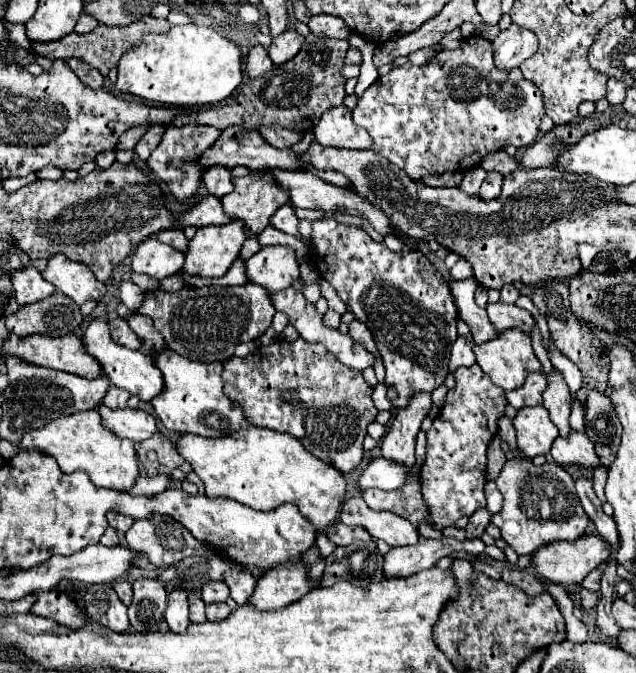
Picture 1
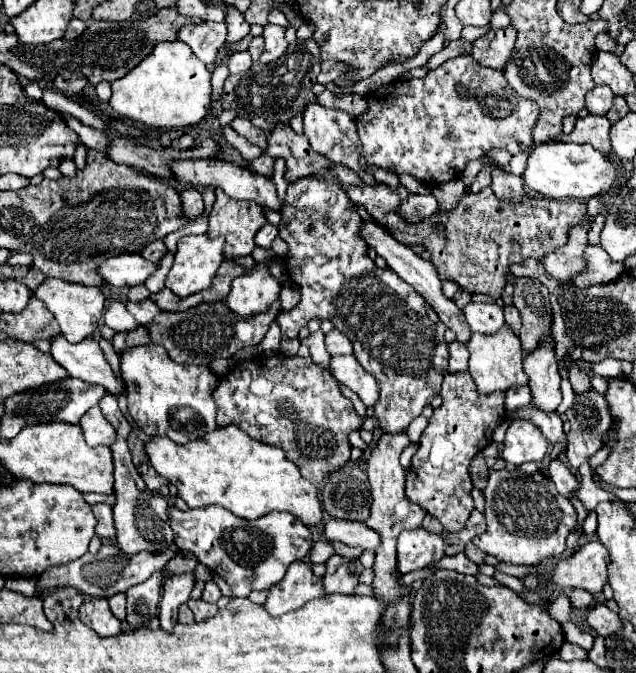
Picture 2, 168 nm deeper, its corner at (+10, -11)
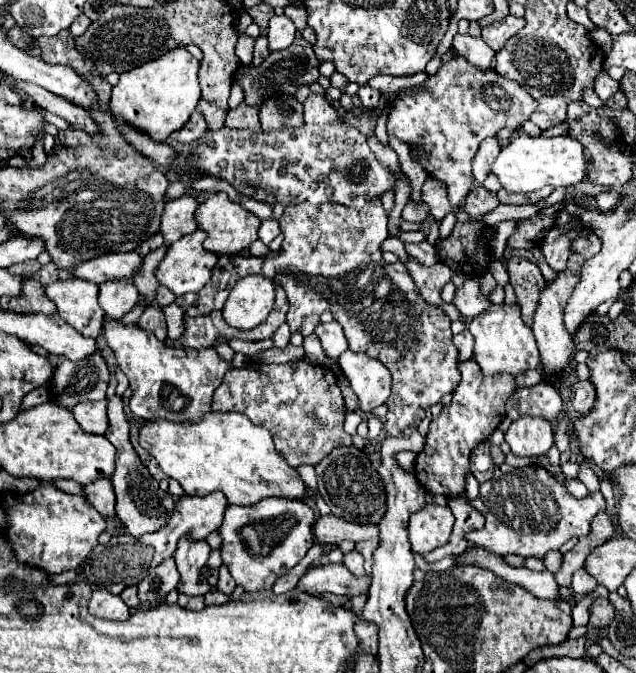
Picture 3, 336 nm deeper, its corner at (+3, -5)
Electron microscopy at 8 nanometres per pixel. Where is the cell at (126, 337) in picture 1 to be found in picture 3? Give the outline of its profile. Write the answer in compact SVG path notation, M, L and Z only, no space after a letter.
M147 306L139 318L139 326L143 330L153 332L161 342L167 338L167 324L165 324L165 316L159 306Z

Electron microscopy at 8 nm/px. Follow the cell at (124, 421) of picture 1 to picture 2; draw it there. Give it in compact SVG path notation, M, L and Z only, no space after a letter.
M92 406L84 416L82 416L82 430L84 438L90 446L112 446L116 442L116 428L104 418L98 406Z

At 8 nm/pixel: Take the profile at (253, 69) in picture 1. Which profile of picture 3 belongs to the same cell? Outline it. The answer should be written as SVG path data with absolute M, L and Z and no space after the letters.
M239 34L239 40L235 44L235 54L241 58L241 62L247 66L253 58L253 38L247 34Z

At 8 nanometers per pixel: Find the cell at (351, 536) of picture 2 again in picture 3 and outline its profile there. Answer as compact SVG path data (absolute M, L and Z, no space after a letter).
M329 514L329 516L321 516L315 522L313 536L321 544L337 546L343 540L361 542L361 540L377 538L379 530L377 530L377 526L359 526L359 524L353 524L353 522L343 522L343 518L335 518L333 514Z

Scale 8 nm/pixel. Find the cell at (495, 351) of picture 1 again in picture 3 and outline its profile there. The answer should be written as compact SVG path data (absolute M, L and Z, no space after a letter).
M493 304L489 310L485 310L483 314L475 316L471 320L469 332L475 338L475 356L473 356L473 360L481 366L481 370L485 374L509 372L509 374L517 376L517 374L533 370L541 364L537 344L535 344L535 336L531 332L531 328L527 328L523 324L517 304L513 304L513 306Z

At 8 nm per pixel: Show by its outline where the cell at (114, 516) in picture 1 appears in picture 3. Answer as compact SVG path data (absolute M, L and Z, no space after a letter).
M97 478L91 484L83 486L83 496L91 506L103 516L103 518L113 518L115 516L115 492L111 490L111 480L109 478Z

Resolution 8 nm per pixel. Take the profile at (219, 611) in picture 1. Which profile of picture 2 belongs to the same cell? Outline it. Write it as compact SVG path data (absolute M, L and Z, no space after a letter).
M188 600L188 608L194 612L196 622L204 622L204 620L216 616L216 612L218 612L216 604L210 604L204 600Z

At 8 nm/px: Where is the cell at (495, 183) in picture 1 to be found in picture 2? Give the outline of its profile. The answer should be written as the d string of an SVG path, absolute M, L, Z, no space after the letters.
M482 168L480 170L480 174L476 176L476 180L474 180L474 184L470 186L470 190L472 192L480 192L482 188L486 188L486 186L490 186L490 168Z

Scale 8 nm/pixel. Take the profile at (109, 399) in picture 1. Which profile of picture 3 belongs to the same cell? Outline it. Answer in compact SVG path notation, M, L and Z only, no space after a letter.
M113 396L107 404L107 414L109 414L109 428L105 432L105 438L117 448L117 462L115 462L115 472L111 476L113 490L117 496L117 518L125 524L125 530L133 536L141 536L145 532L155 532L167 524L167 520L173 516L175 510L175 500L171 494L161 492L157 480L149 474L149 470L141 464L139 456L135 454L131 442L129 442L129 424L123 412L123 402L119 396Z

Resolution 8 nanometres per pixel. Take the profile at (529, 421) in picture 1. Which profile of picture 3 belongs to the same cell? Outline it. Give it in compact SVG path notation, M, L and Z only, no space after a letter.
M523 416L505 432L505 442L515 456L541 456L553 446L553 428L545 418Z

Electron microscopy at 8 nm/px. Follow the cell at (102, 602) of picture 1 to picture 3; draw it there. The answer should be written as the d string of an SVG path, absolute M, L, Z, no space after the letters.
M105 588L93 590L93 596L89 600L89 612L93 616L107 618L107 620L127 620L131 616L131 610L123 602L123 598L111 594Z

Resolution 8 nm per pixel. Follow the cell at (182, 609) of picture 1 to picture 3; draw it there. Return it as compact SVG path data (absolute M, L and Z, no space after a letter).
M189 534L179 538L177 552L173 554L177 562L177 570L181 574L181 582L177 586L179 592L187 596L203 596L211 590L211 586L201 578L203 568L209 560L211 546L207 540L191 540Z

